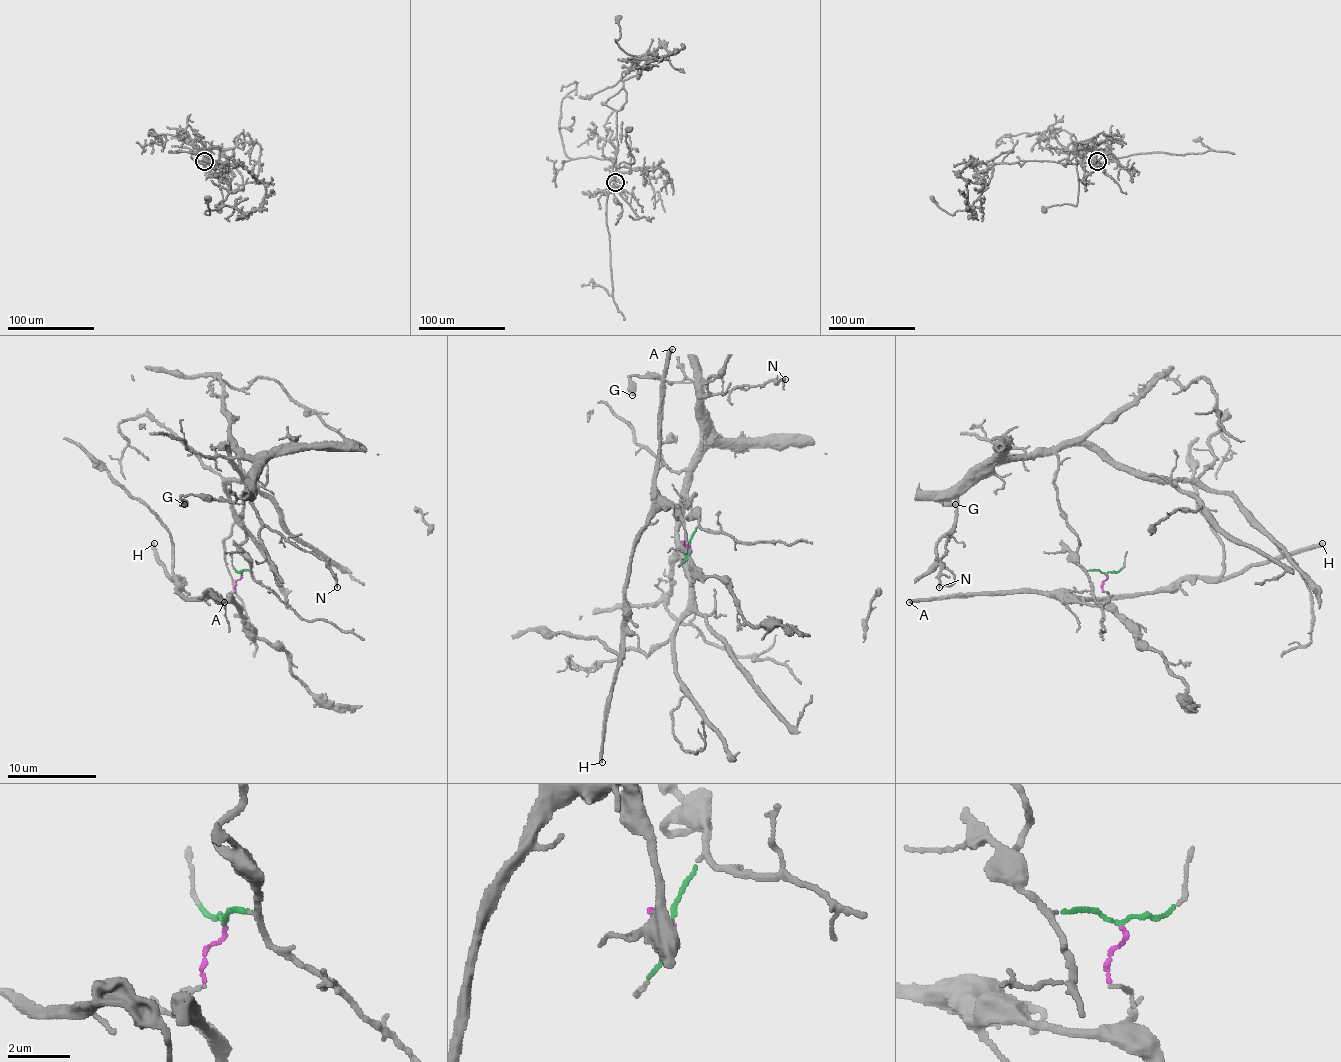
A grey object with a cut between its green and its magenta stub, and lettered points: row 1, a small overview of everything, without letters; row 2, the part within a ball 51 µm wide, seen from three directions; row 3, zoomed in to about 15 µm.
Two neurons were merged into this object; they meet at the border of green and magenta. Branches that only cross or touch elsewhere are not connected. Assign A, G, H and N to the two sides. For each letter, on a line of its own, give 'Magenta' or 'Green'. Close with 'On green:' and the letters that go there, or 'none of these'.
A: Magenta
G: Green
H: Magenta
N: Green
On green: G, N

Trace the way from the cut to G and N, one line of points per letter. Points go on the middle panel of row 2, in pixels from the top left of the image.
G: (688, 545), (702, 391), (690, 379), (635, 375), (632, 395)
N: (688, 545), (699, 397), (784, 379)

